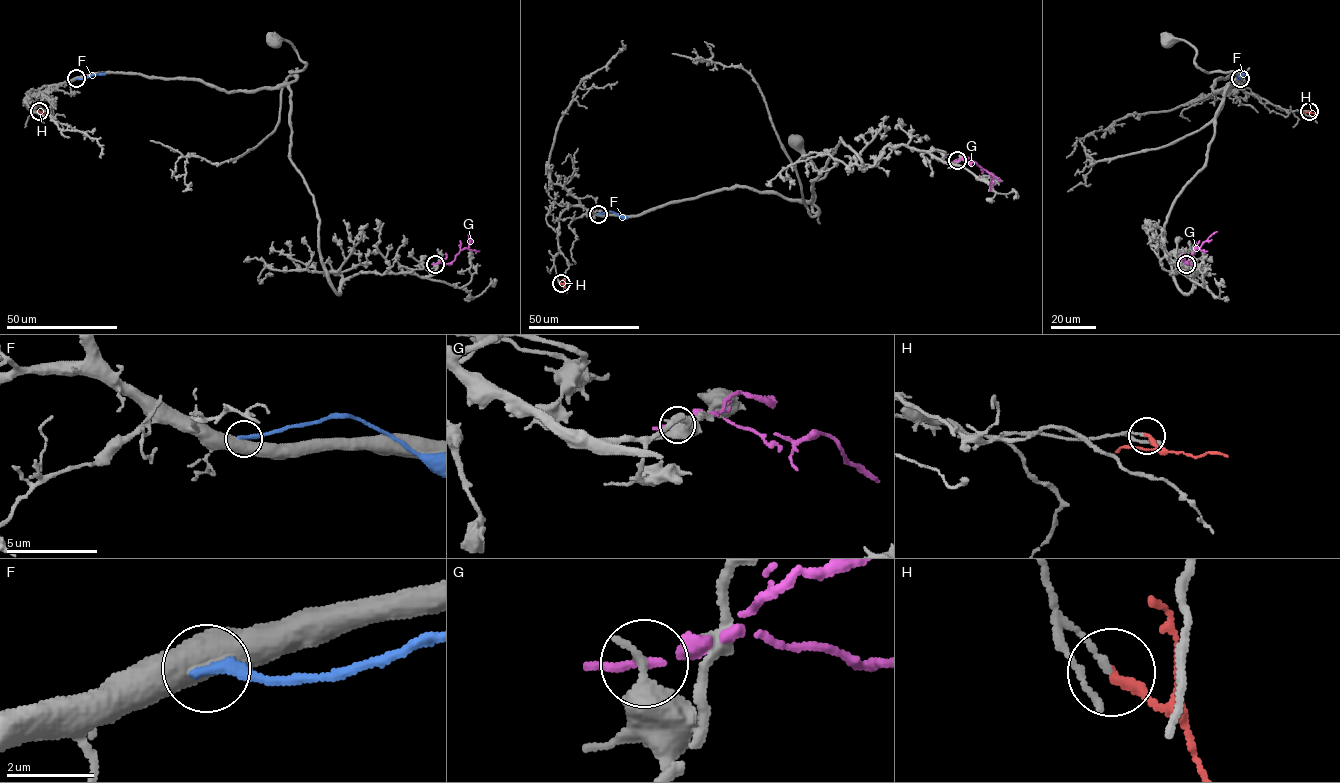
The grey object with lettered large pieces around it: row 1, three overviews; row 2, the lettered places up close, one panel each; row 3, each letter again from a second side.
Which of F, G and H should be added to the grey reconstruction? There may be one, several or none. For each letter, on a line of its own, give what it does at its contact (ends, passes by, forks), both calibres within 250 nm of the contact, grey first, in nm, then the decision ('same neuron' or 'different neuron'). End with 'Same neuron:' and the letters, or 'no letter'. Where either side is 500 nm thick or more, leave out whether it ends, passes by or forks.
F: 550 nm thick on the grey side, 260 nm on the other; different neuron
G: it passes by; 440 nm thick on the grey side, 170 nm on the other; different neuron
H: it ends there; 150 nm thick on the grey side, 240 nm on the other; different neuron
Same neuron: no letter

